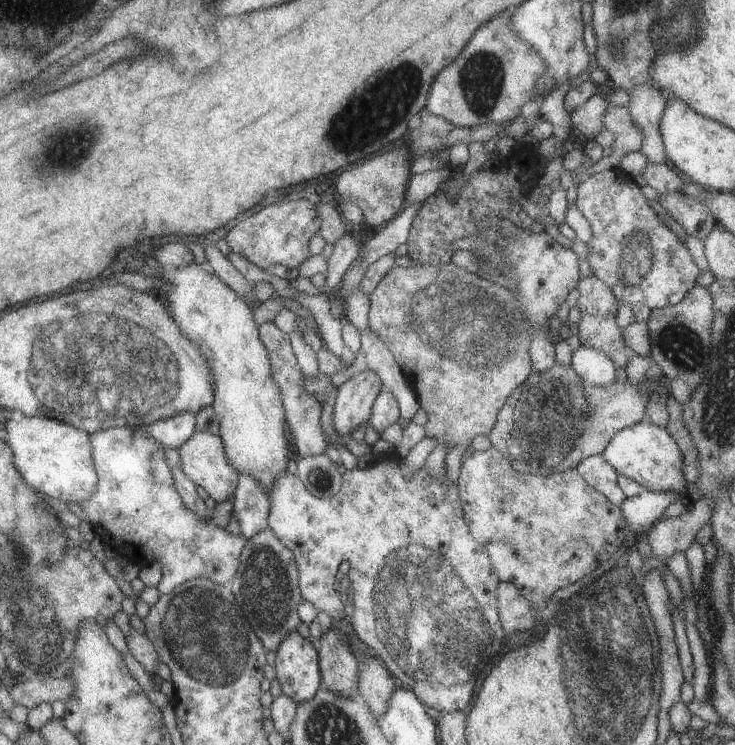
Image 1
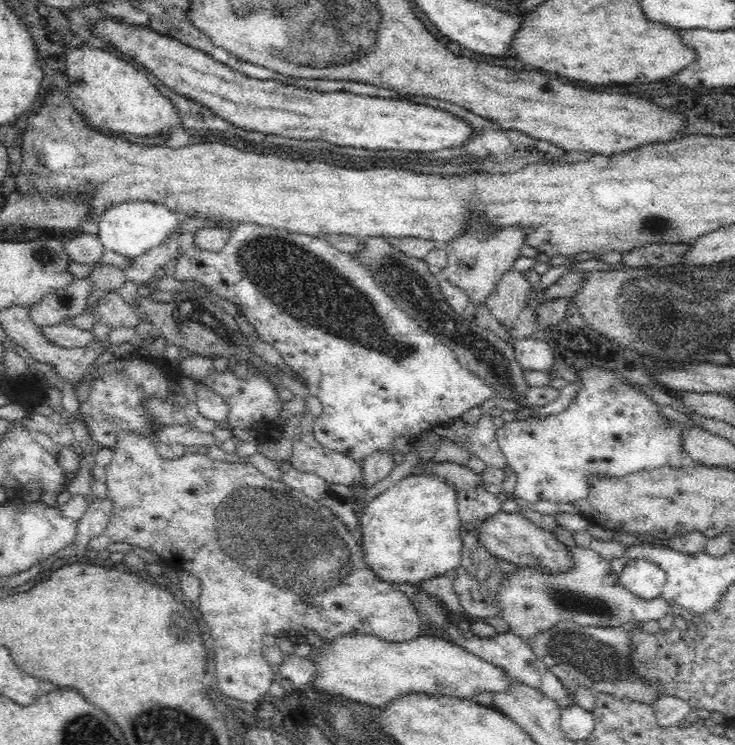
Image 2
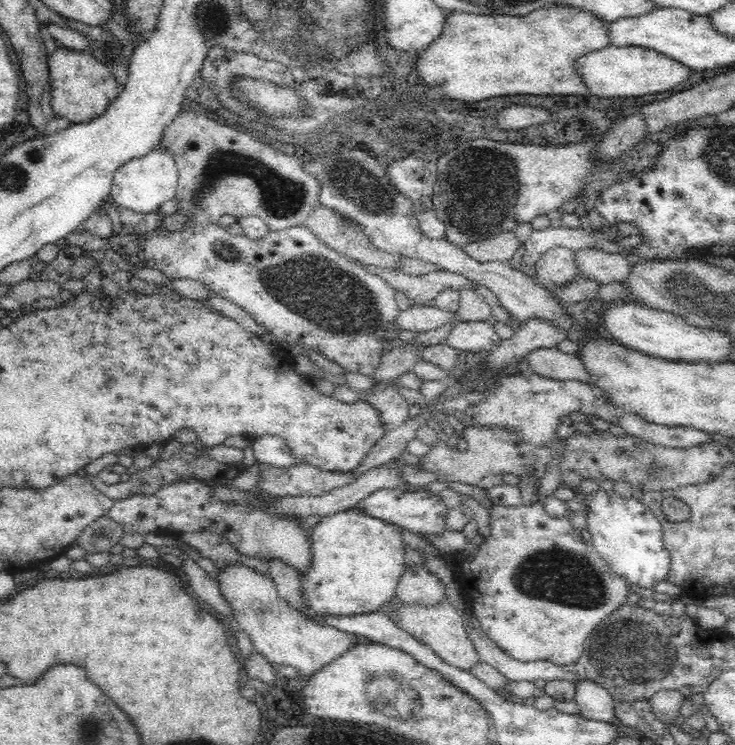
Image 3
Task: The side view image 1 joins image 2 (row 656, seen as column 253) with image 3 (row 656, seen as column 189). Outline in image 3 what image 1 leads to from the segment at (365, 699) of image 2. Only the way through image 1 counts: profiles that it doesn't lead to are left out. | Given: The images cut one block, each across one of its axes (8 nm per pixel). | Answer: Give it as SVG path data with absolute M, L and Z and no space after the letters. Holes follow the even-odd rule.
M230 564L218 579L220 593L234 609L235 627L246 632L255 652L282 666L293 666L300 676L311 678L326 665L360 645L358 636L314 621L290 607L278 594L273 578L241 564Z

